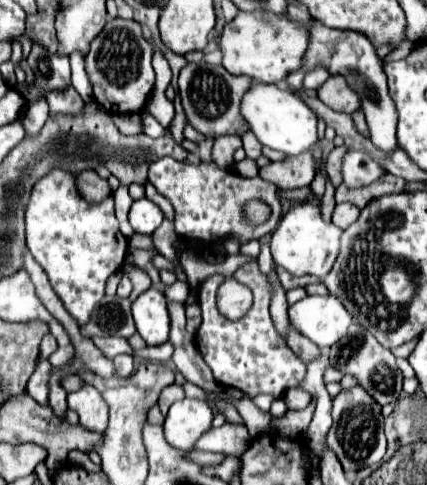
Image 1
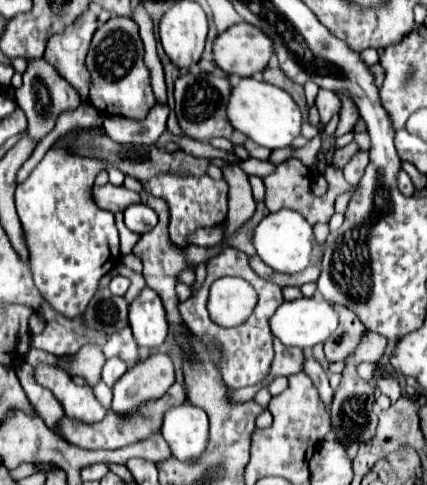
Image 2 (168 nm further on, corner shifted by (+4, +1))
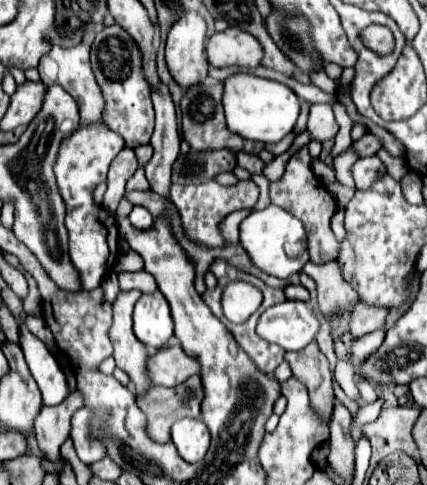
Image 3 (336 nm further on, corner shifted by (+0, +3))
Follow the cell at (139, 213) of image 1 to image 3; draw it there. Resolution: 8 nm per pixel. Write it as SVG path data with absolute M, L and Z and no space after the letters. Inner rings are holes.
M133 207L131 215L129 215L129 221L137 229L149 229L151 223L153 223L153 215L143 207Z

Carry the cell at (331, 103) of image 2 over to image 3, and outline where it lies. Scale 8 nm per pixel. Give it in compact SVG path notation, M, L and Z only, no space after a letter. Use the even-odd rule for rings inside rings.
M315 103L311 105L309 111L309 123L307 123L307 131L311 133L311 139L317 141L327 141L333 139L337 133L337 123L333 117L333 109L329 103Z

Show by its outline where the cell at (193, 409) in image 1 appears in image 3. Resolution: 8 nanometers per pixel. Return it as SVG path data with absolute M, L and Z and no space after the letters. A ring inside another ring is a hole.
M179 419L171 427L171 439L185 461L201 461L209 449L209 429L201 419Z

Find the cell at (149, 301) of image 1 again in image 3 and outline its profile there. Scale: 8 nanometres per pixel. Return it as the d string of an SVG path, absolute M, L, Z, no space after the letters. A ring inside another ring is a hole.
M161 291L145 293L135 303L133 311L133 331L141 343L147 347L163 347L173 335L173 319L169 303Z

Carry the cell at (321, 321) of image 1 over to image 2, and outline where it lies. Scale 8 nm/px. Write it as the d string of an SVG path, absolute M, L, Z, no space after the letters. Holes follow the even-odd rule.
M301 297L297 301L285 301L279 305L275 315L269 319L269 329L273 337L277 337L287 347L301 347L311 349L317 343L323 343L335 329L337 329L337 313L331 309L331 305L319 297Z

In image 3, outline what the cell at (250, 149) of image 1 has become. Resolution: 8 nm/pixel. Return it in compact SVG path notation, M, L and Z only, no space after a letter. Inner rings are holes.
M289 133L287 137L283 137L283 141L279 141L279 143L273 143L273 145L265 145L265 149L267 151L271 151L273 155L281 155L281 153L285 153L289 147L291 147L291 143L293 143L293 133Z

